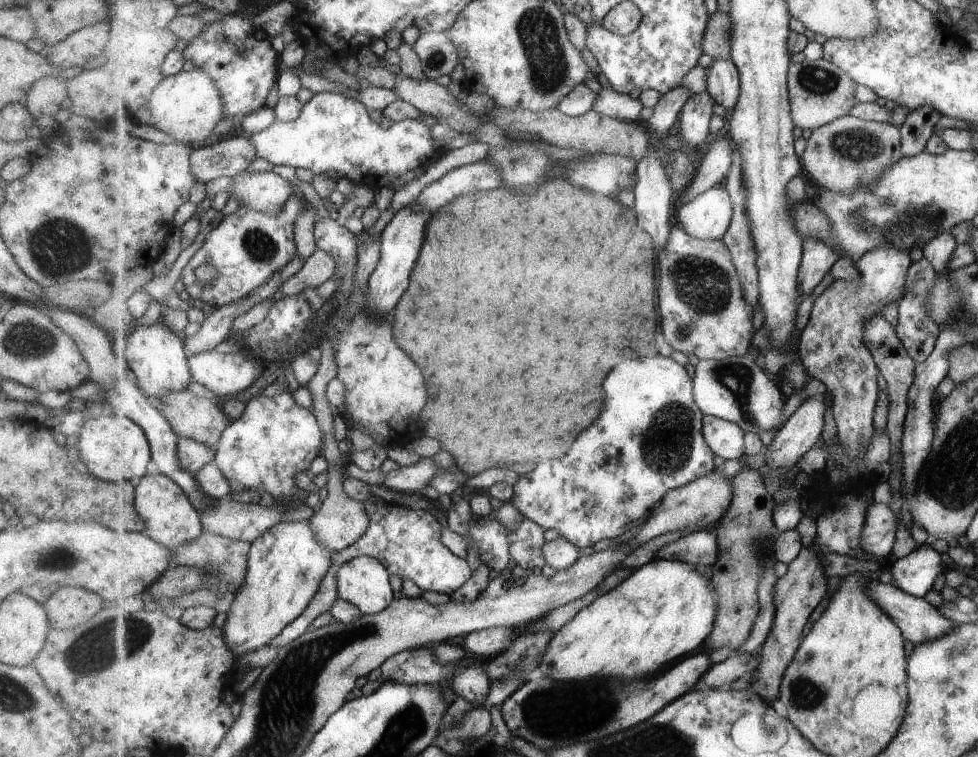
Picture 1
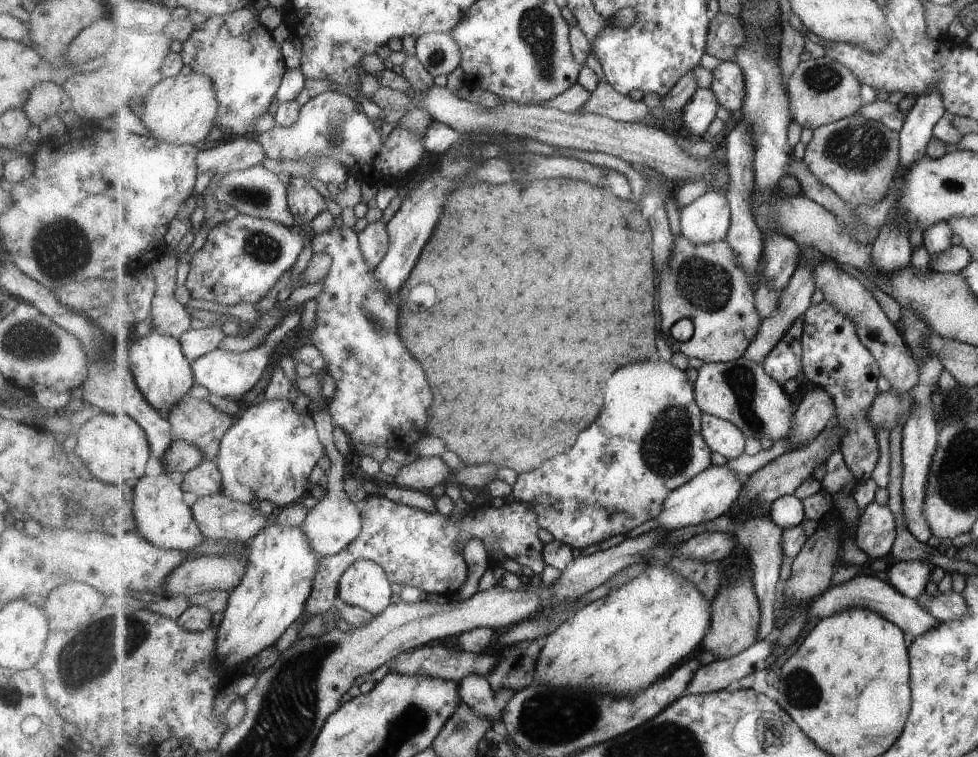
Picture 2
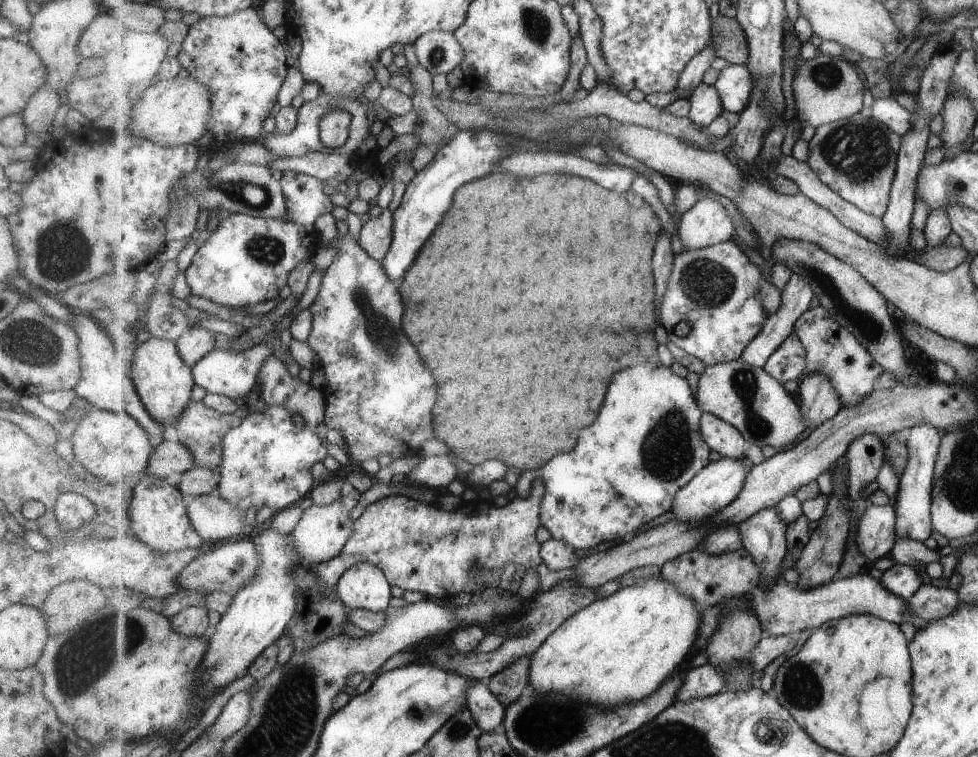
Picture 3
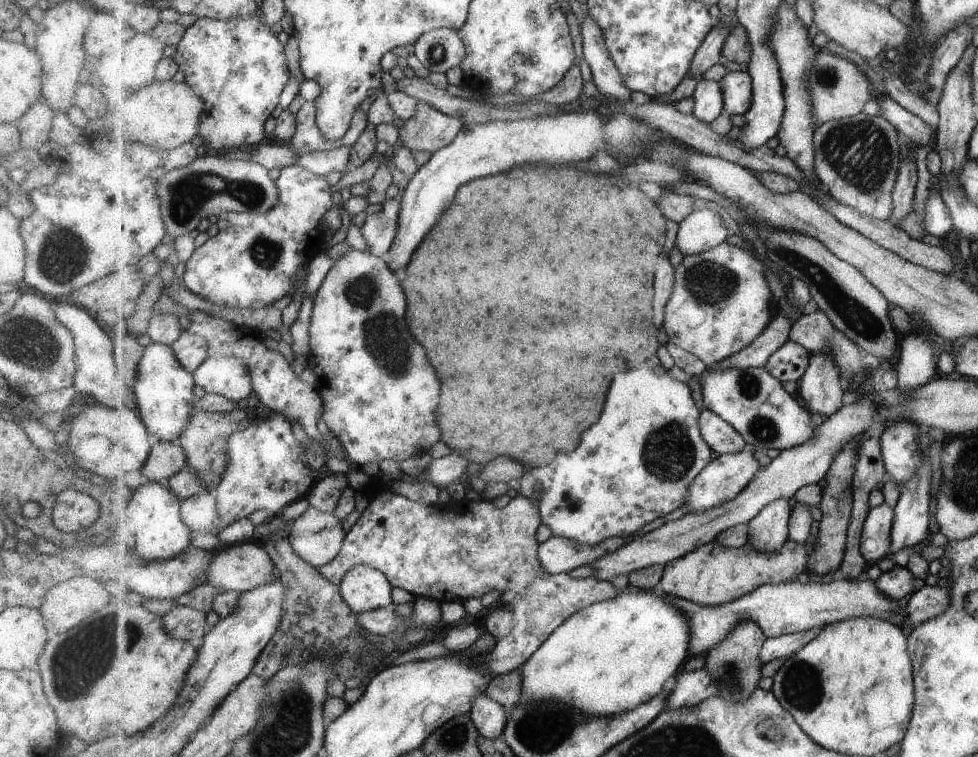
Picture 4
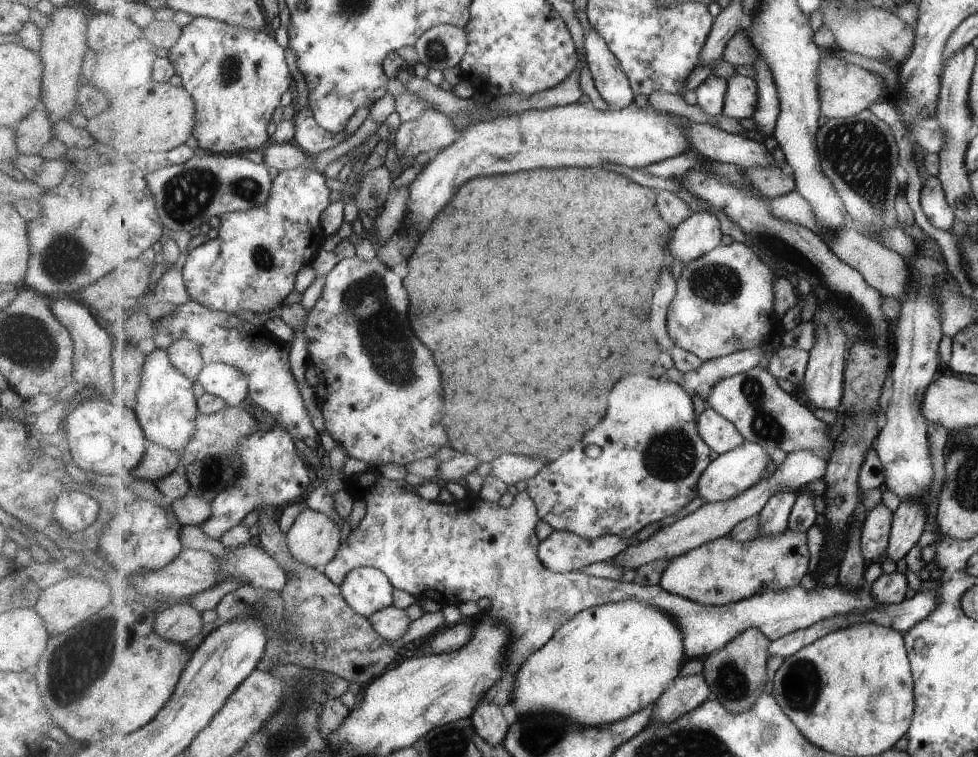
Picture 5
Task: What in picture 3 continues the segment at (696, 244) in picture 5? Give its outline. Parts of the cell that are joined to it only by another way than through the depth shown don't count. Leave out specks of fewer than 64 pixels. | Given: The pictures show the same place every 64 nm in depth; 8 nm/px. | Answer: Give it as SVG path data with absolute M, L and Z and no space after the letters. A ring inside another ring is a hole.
M701 198L678 222L678 236L685 248L699 250L725 241L735 234L727 208L713 198Z

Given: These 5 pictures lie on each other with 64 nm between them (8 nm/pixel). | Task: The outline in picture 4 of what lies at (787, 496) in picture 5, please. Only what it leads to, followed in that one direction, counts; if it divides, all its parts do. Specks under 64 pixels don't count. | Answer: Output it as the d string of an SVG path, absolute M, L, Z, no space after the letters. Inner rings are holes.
M791 498L773 500L748 522L749 544L757 550L781 550L790 535Z

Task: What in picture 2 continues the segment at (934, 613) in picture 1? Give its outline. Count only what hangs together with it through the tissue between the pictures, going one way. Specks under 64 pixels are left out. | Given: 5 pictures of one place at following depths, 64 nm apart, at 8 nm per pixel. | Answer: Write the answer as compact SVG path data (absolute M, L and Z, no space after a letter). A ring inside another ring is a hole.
M872 573L868 575L857 574L847 582L831 586L827 592L821 594L817 600L813 600L807 606L807 612L809 612L807 622L817 623L824 618L831 618L837 612L849 610L849 608L867 608L867 610L877 612L883 618L897 623L897 626L900 626L907 634L911 634L913 639L927 634L929 630L941 625L941 622L929 610L925 610L925 607L917 602L917 599L901 594L900 590L893 588L887 581L877 579Z

